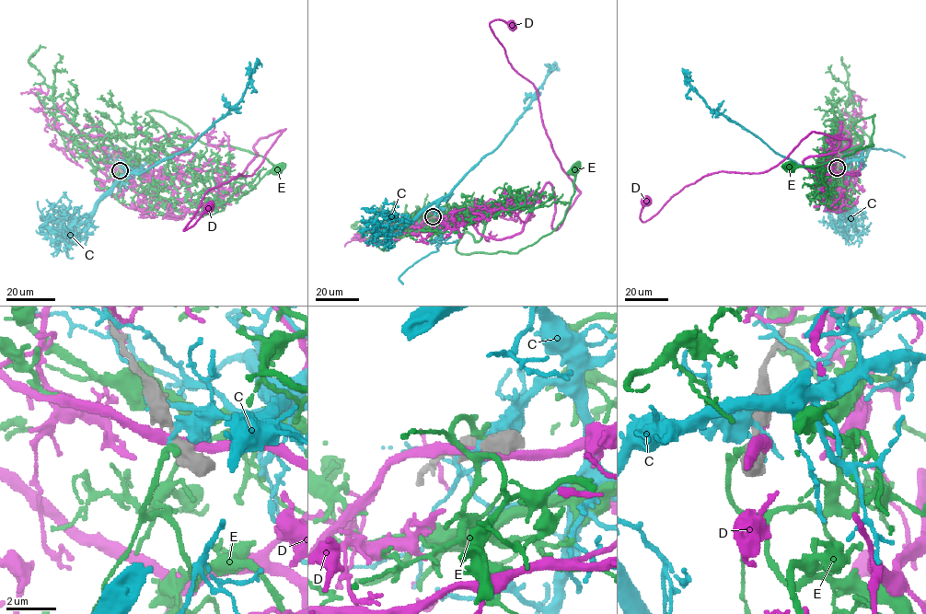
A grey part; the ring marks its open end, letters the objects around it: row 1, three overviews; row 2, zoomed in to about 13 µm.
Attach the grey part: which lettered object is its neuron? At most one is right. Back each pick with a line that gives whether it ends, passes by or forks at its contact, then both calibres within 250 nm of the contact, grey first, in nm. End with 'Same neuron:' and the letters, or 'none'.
E: it ends; calibres 480 and 280 nm
Same neuron: E

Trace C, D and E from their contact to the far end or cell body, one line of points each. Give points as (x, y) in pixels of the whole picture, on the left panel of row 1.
C: (119, 168), (140, 173), (186, 151), (241, 99), (255, 66), (260, 63), (261, 66)
D: (120, 169), (237, 176), (256, 143), (284, 129), (250, 176), (209, 190), (183, 230), (209, 207)
E: (120, 169), (128, 168), (99, 147), (105, 136), (178, 150), (150, 110), (205, 144), (285, 167)

